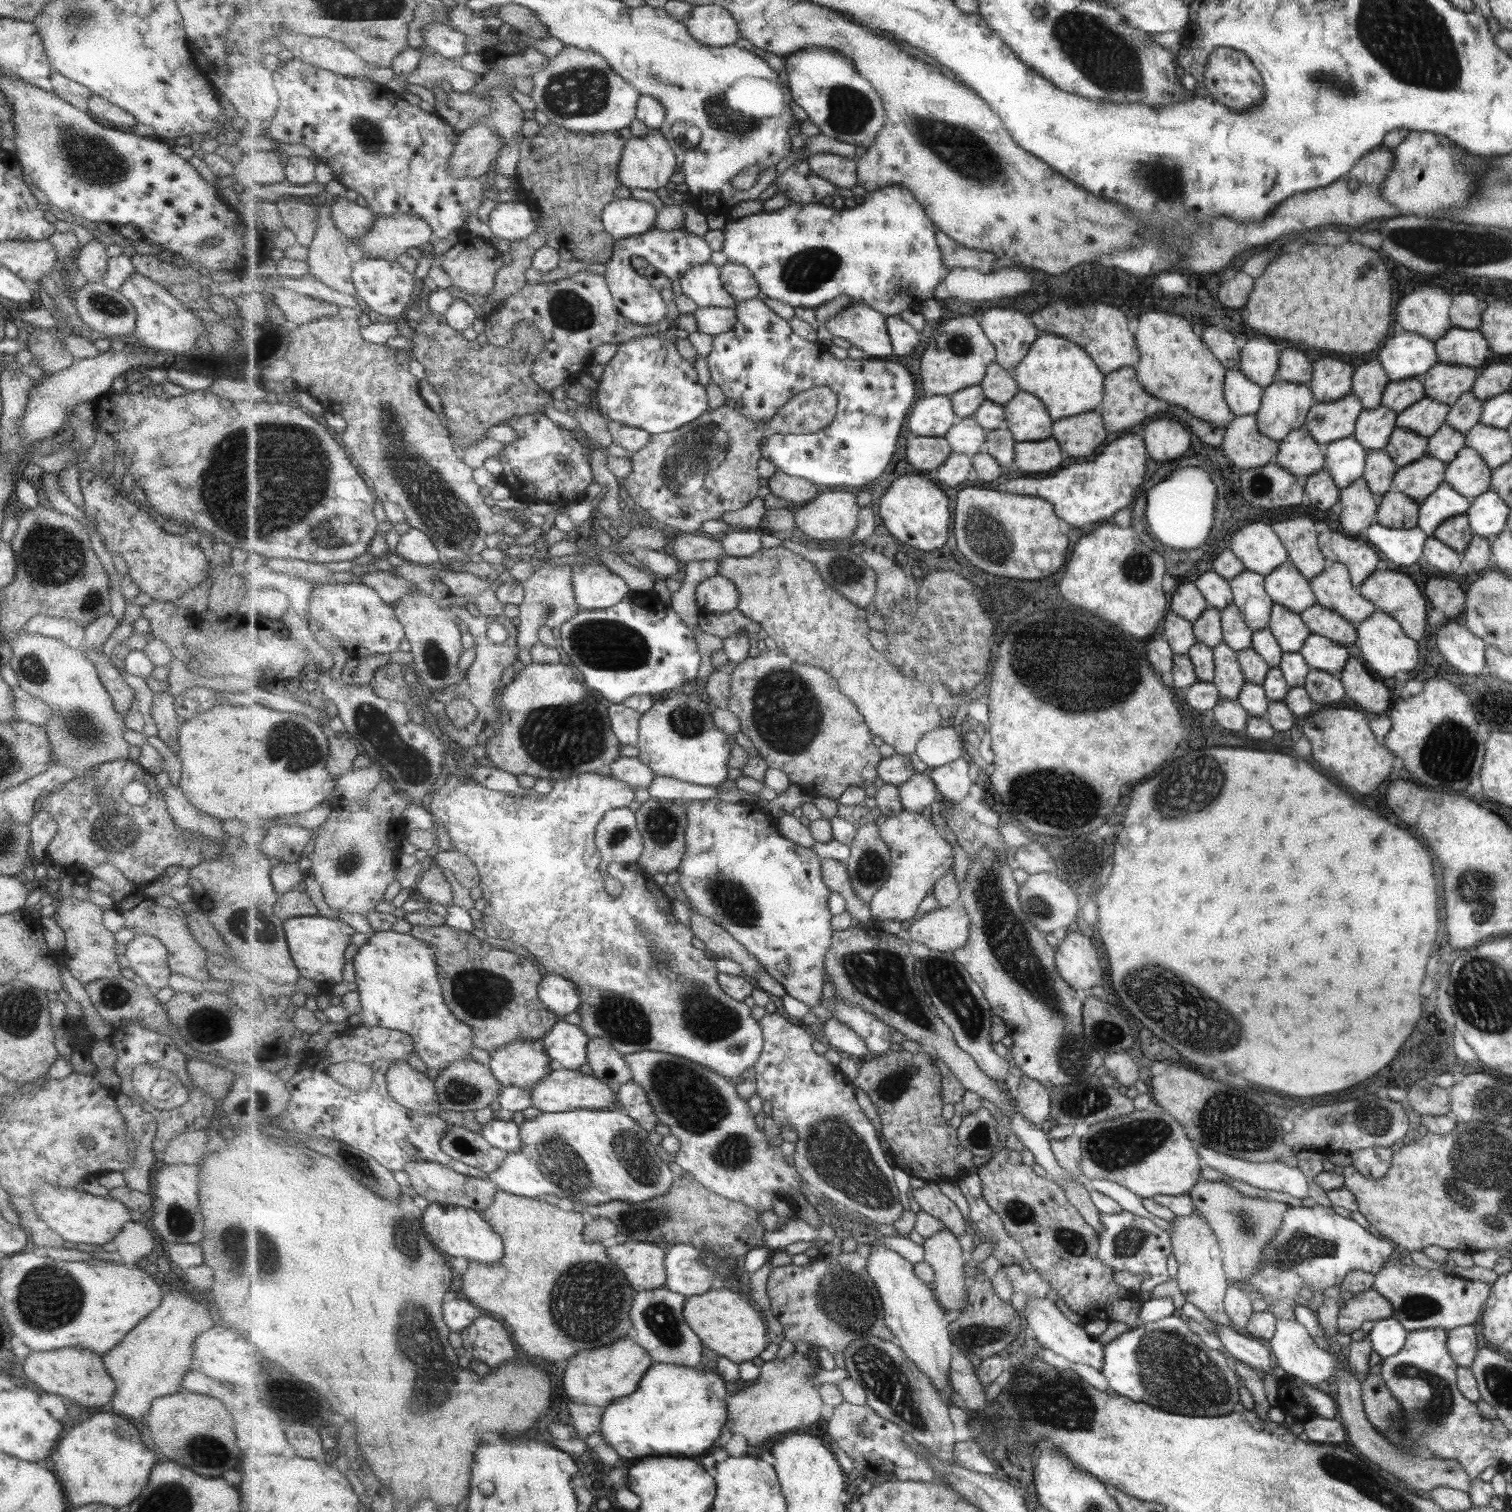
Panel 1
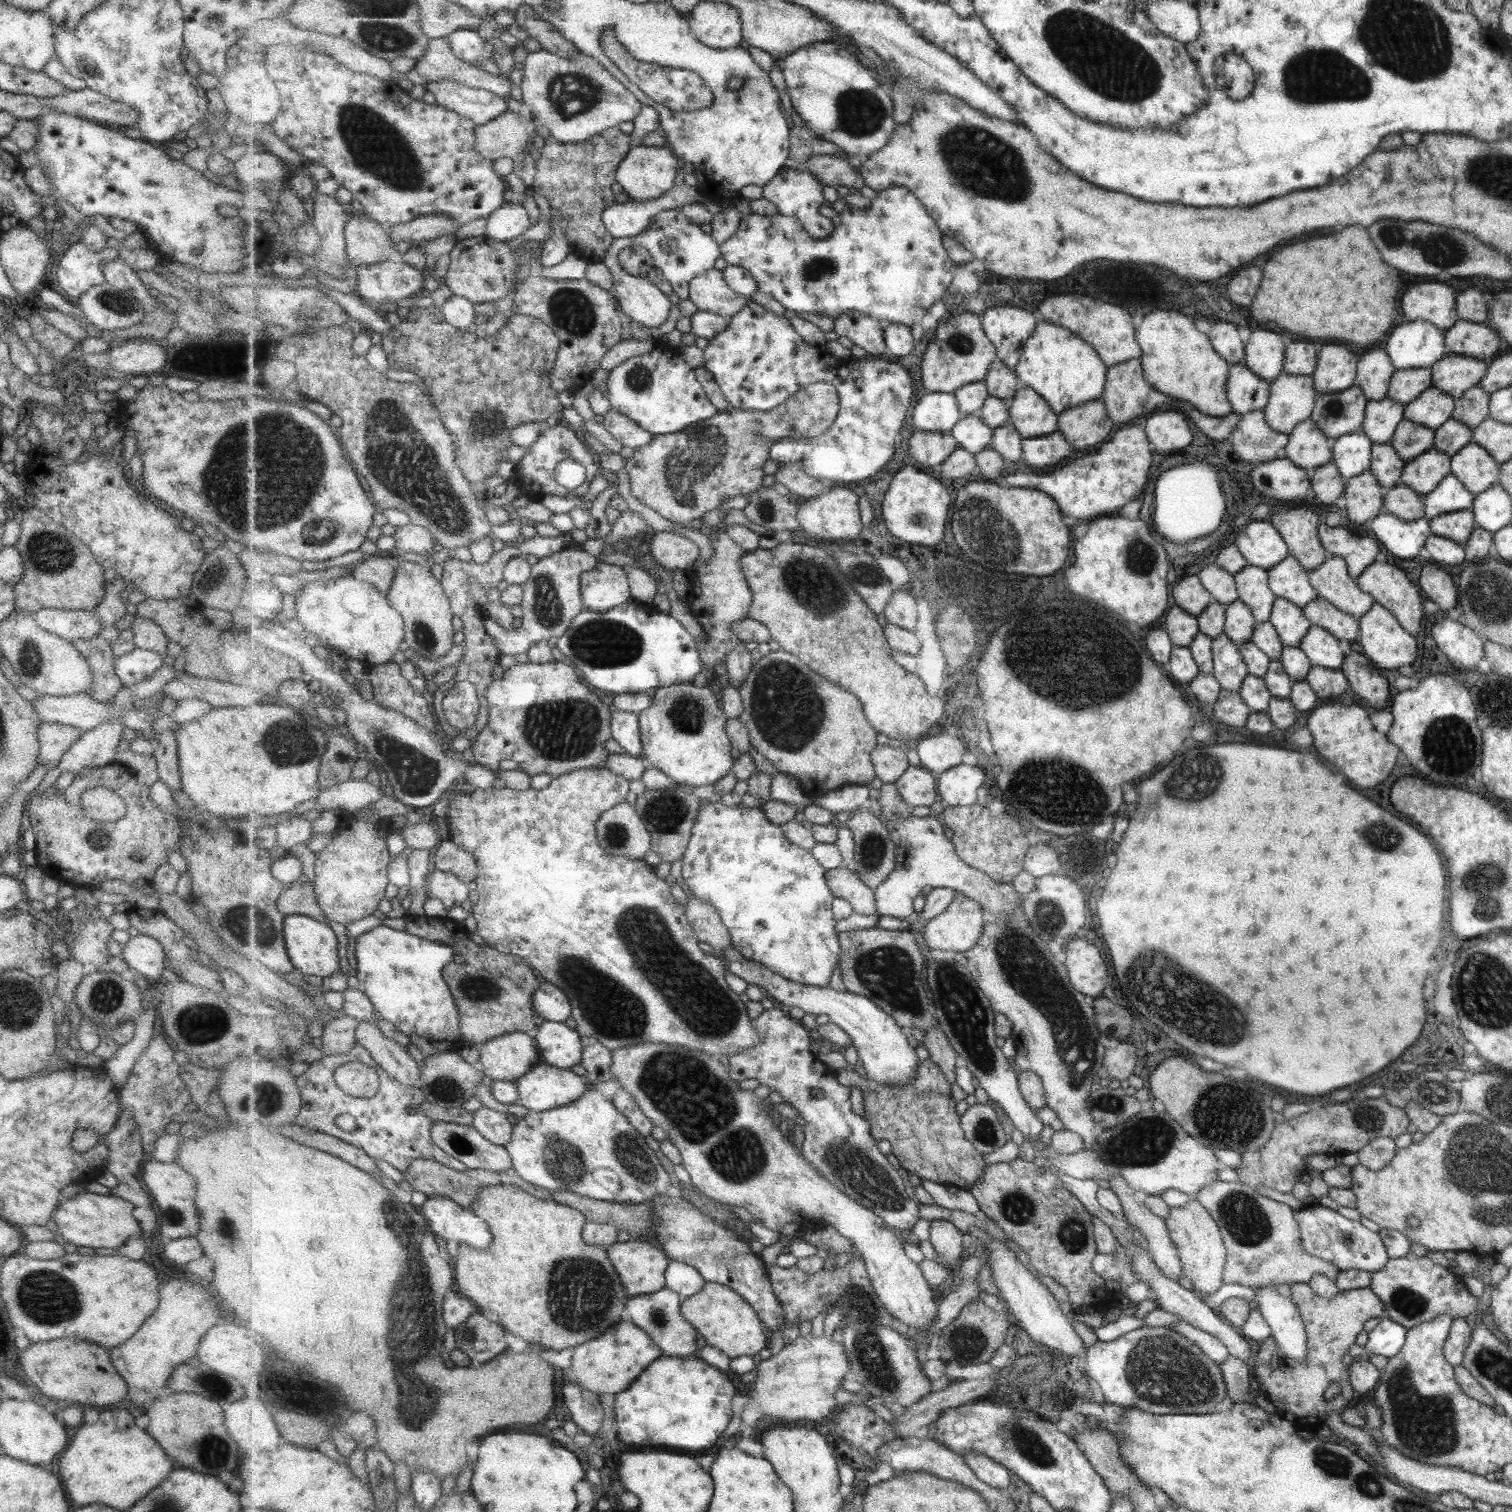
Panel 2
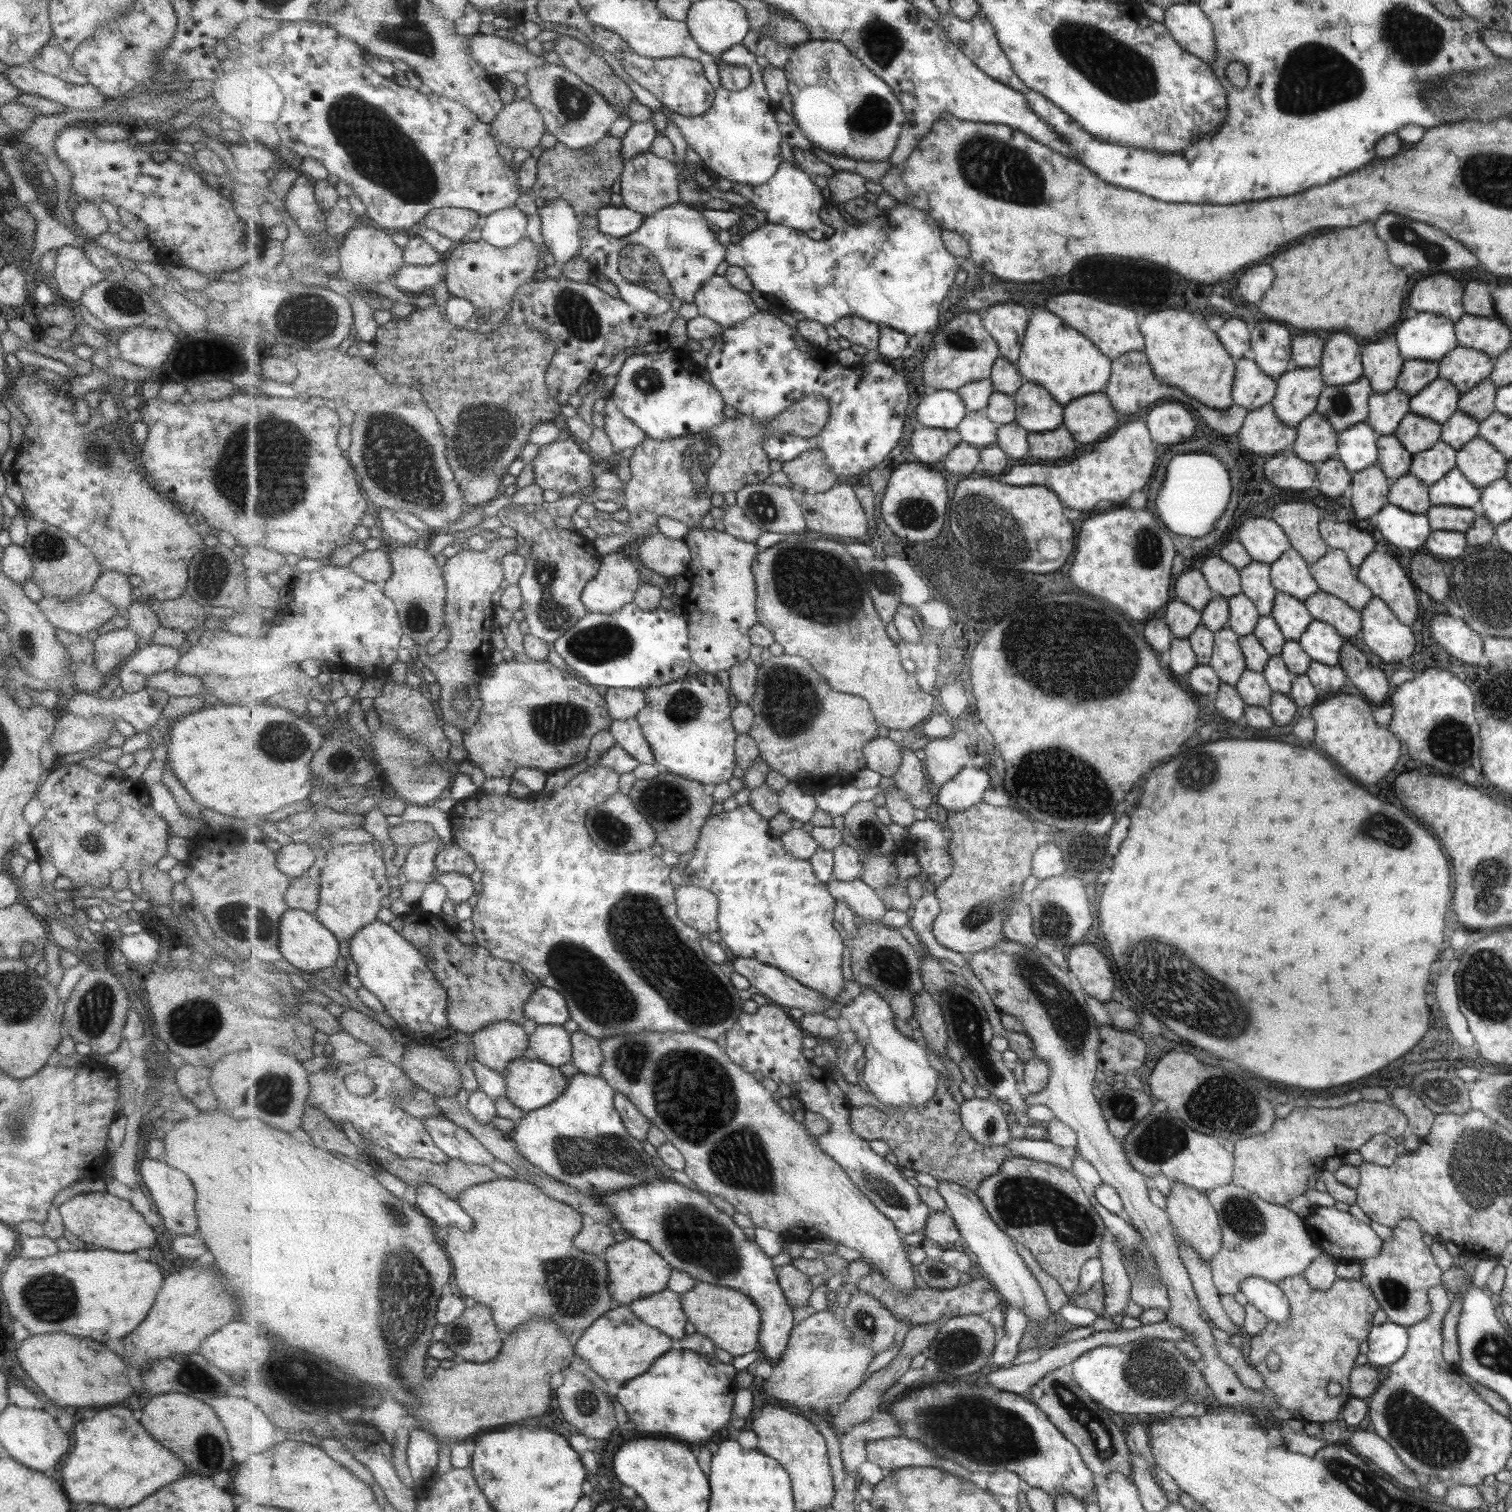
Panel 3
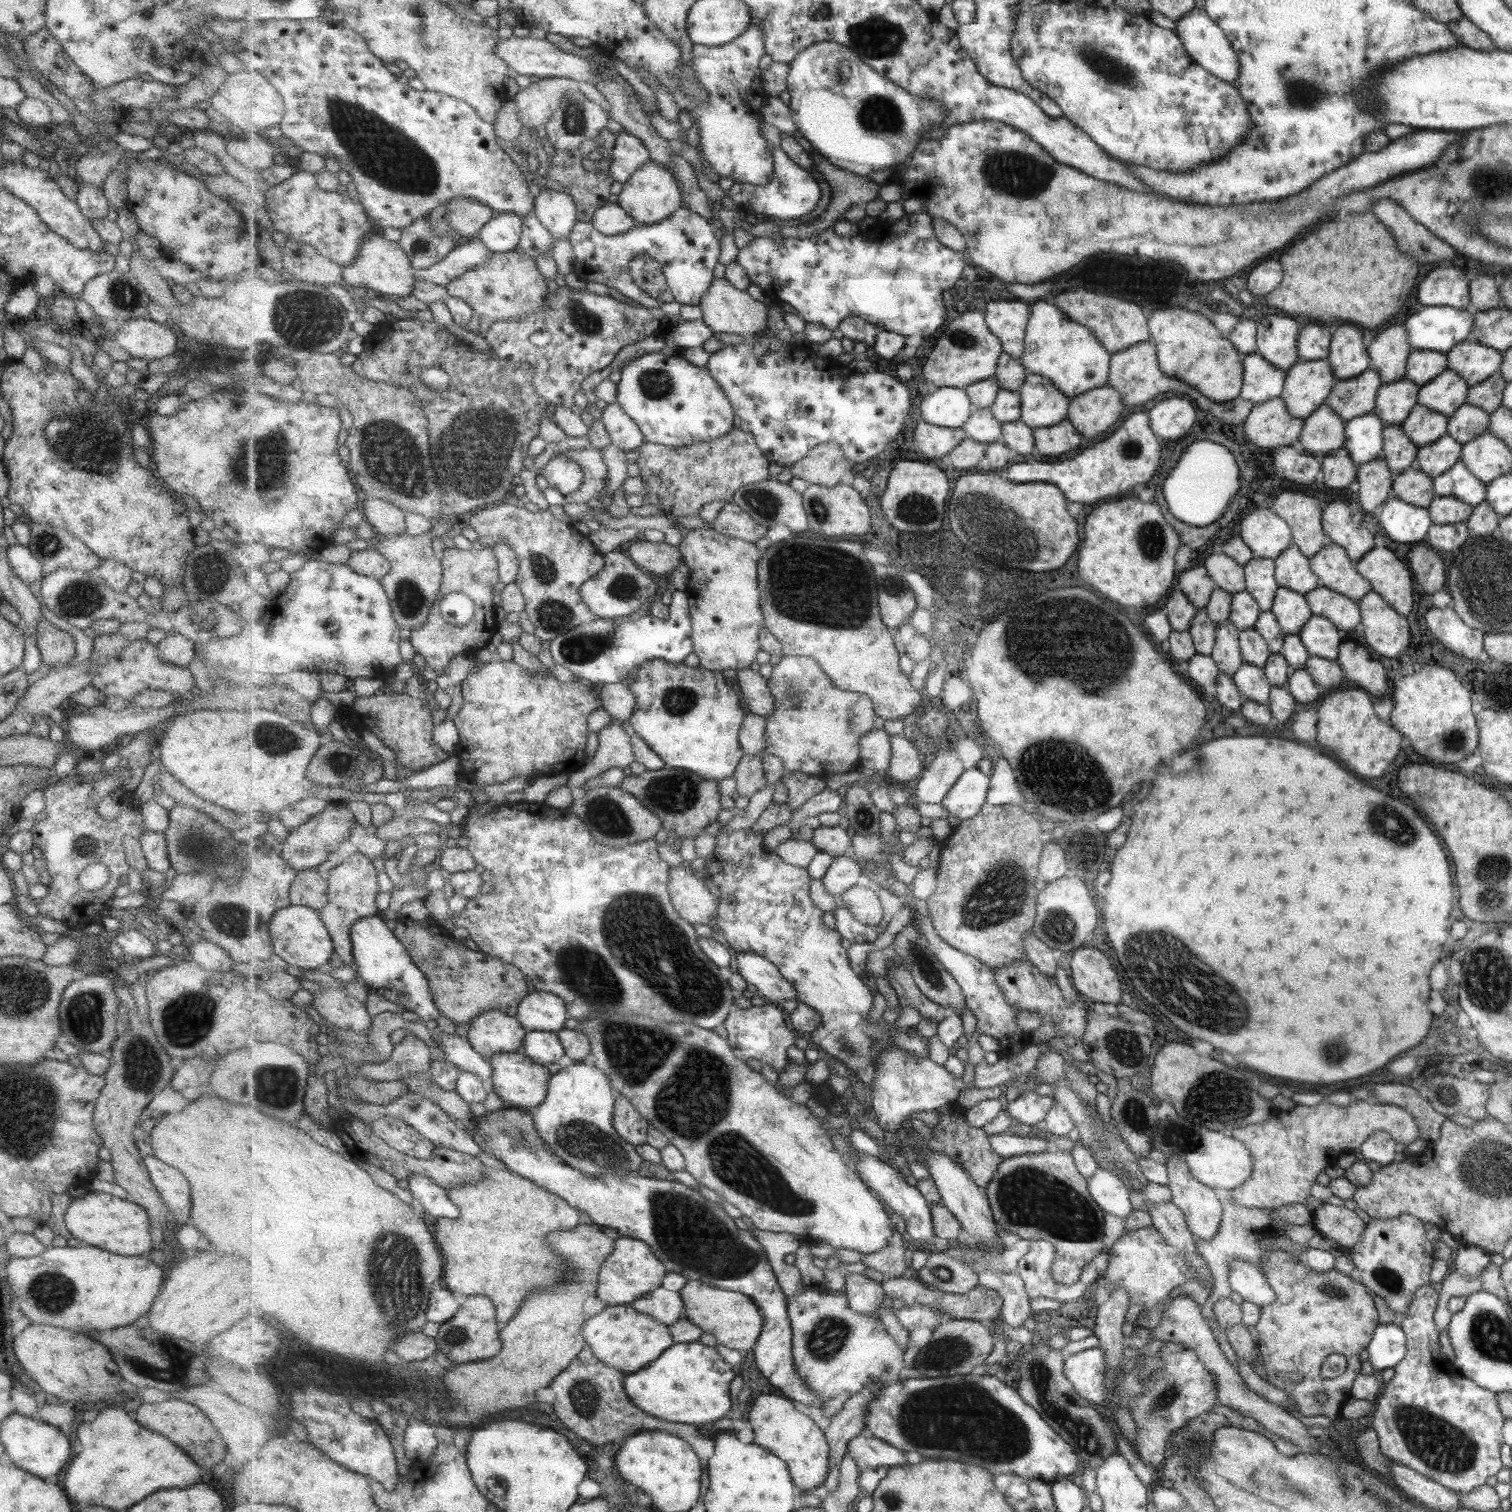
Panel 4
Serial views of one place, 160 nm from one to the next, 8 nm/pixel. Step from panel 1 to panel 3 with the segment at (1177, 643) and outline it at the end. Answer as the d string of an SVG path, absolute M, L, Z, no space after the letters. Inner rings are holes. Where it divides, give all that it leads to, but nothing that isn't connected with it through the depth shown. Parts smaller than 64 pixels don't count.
M1175 598L1167 602L1162 620L1171 631L1173 638L1186 639L1200 623L1200 611Z

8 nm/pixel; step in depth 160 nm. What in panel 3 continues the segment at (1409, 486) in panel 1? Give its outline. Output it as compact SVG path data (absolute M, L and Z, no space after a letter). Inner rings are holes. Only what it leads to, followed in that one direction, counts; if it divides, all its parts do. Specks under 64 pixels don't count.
M1439 440L1429 450L1413 455L1409 474L1415 475L1428 486L1445 477L1456 466L1457 451L1446 442Z

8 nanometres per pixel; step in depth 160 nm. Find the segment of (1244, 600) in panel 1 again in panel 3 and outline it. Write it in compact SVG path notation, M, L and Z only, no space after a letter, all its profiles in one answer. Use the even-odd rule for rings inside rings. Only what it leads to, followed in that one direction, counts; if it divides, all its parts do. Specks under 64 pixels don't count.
M1252 560L1240 570L1240 582L1242 593L1254 602L1259 616L1269 616L1277 593L1270 581L1270 565Z

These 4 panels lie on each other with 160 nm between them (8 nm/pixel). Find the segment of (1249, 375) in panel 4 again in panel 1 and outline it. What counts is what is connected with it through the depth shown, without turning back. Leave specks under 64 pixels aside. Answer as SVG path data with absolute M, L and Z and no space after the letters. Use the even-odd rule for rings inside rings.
M1239 369L1226 370L1222 389L1224 401L1235 417L1255 415L1259 410L1263 388L1245 378Z

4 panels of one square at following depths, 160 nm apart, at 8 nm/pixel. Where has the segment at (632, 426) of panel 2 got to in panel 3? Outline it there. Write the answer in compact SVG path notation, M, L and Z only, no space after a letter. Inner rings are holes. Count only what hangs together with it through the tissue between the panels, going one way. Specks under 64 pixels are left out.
M612 397L606 399L606 401L603 428L614 444L614 452L623 452L627 448L635 449L647 437L646 432L619 410Z

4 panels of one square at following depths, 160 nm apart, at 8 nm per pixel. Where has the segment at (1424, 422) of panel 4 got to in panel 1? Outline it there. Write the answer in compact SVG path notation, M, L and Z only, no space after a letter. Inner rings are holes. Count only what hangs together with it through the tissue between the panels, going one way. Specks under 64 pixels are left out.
M1397 427L1390 434L1390 440L1384 446L1386 453L1397 467L1409 465L1421 458L1428 448L1428 437L1415 434L1403 427Z

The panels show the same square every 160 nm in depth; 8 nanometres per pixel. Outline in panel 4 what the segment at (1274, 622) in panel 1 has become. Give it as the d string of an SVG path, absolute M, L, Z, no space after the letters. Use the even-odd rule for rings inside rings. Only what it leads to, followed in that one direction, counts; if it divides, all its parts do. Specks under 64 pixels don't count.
M1279 586L1270 611L1284 634L1298 634L1313 612L1304 594Z

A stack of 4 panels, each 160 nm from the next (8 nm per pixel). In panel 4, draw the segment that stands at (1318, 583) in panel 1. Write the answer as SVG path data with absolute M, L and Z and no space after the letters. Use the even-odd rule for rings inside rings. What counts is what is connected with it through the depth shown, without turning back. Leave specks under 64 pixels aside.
M1332 544L1323 547L1309 559L1310 569L1318 577L1319 584L1329 590L1358 601L1369 593L1369 581L1351 566L1343 547Z

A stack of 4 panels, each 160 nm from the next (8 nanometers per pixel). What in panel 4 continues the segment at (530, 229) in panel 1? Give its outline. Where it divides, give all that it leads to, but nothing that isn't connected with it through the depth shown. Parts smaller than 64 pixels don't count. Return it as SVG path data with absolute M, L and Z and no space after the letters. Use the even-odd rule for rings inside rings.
M514 212L495 214L476 239L493 253L509 253L518 250L524 226L524 219Z

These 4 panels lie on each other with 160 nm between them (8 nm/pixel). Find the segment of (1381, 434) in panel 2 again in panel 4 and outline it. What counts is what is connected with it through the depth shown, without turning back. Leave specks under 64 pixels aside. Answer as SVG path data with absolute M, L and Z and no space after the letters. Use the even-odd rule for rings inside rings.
M1409 379L1382 384L1378 389L1376 402L1371 412L1387 422L1388 425L1399 425L1410 414L1410 410L1418 402L1418 390Z

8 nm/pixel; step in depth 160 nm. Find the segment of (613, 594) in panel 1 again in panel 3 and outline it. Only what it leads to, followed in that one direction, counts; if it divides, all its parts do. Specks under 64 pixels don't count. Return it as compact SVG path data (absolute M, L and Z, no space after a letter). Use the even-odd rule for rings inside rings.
M621 552L602 557L602 568L582 592L591 613L615 614L634 602L642 585L635 564Z

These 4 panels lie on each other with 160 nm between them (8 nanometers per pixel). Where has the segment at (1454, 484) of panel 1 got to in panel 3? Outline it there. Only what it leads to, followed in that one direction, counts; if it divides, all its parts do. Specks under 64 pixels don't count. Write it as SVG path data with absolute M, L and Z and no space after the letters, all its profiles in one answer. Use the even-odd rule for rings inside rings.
M1475 437L1457 451L1456 466L1468 481L1482 489L1506 476L1508 460L1485 439Z

